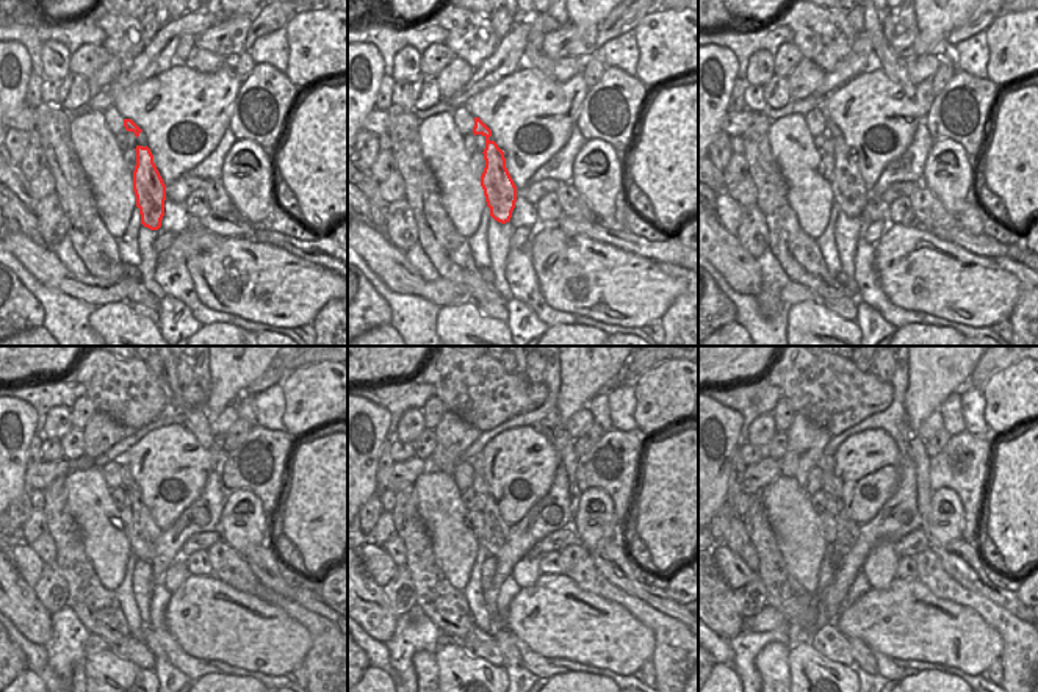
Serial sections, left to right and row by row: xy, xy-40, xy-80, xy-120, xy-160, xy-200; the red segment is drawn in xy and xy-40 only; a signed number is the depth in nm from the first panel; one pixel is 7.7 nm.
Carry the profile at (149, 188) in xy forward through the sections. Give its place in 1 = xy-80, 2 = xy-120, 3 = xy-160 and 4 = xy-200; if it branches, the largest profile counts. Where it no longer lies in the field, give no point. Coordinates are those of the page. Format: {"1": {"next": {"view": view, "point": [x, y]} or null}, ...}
{"1": {"next": {"view": "xy-80", "point": [850, 193]}}, "2": {"next": {"view": "xy-120", "point": [143, 536]}}, "3": {"next": {"view": "xy-160", "point": [495, 531]}}, "4": {"next": {"view": "xy-200", "point": [847, 531]}}}

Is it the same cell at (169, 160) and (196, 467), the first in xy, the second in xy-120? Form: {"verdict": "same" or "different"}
{"verdict": "same"}

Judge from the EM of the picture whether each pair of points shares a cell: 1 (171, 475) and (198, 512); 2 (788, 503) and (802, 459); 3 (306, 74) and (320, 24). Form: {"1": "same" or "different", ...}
{"1": "different", "2": "different", "3": "same"}

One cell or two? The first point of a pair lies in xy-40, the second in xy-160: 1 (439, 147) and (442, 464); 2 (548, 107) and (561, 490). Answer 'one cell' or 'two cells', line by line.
1: two cells
2: two cells

